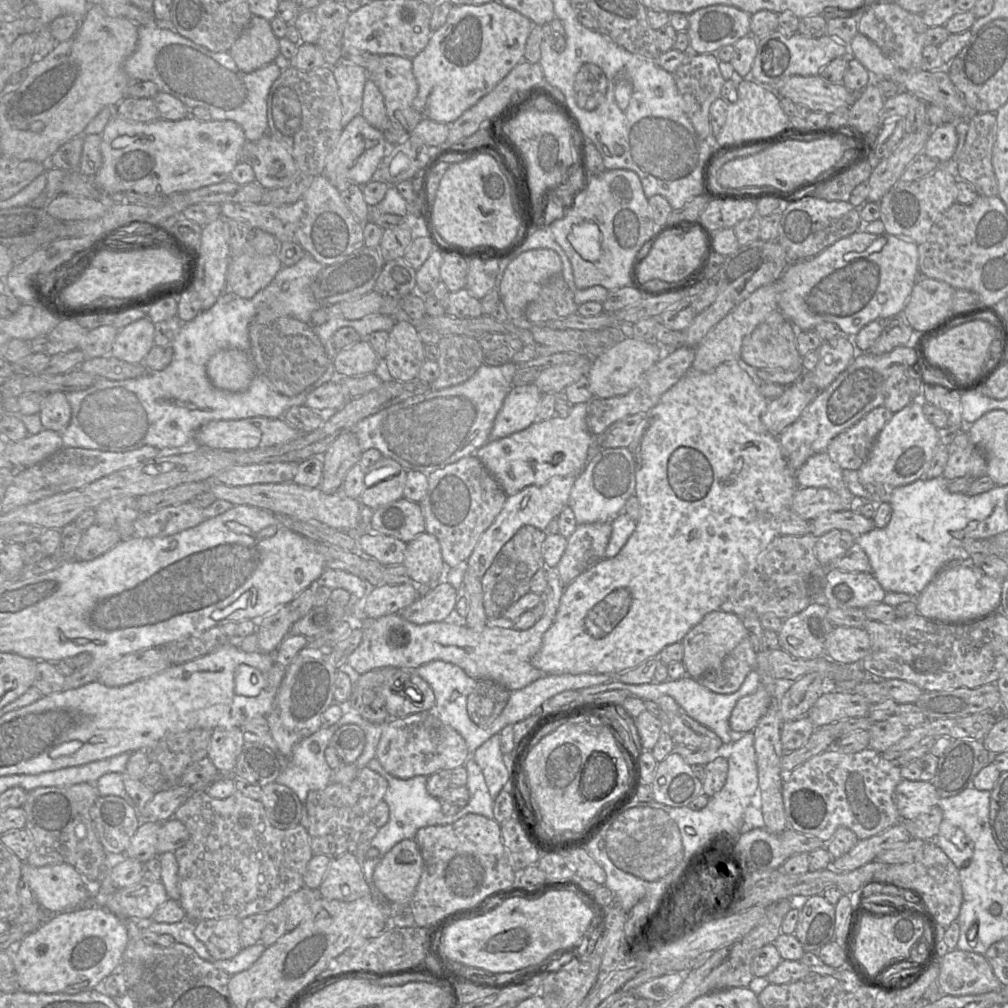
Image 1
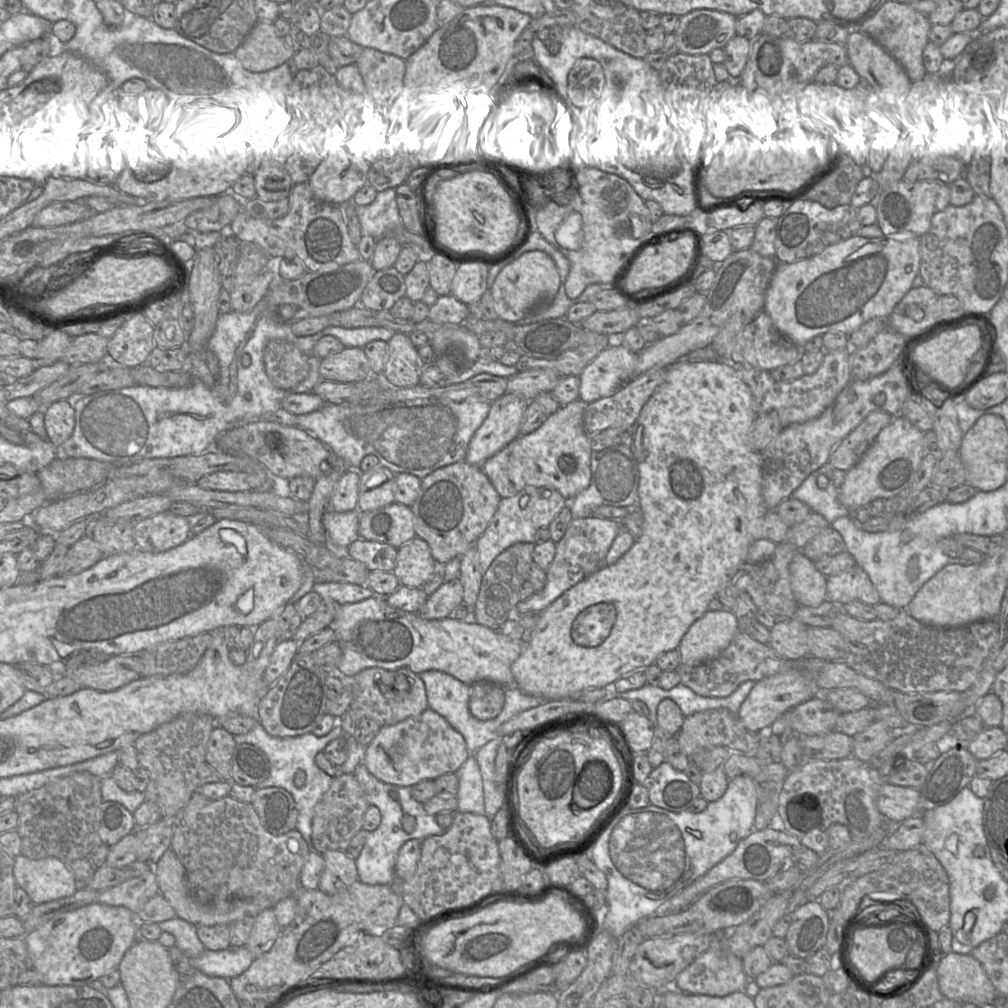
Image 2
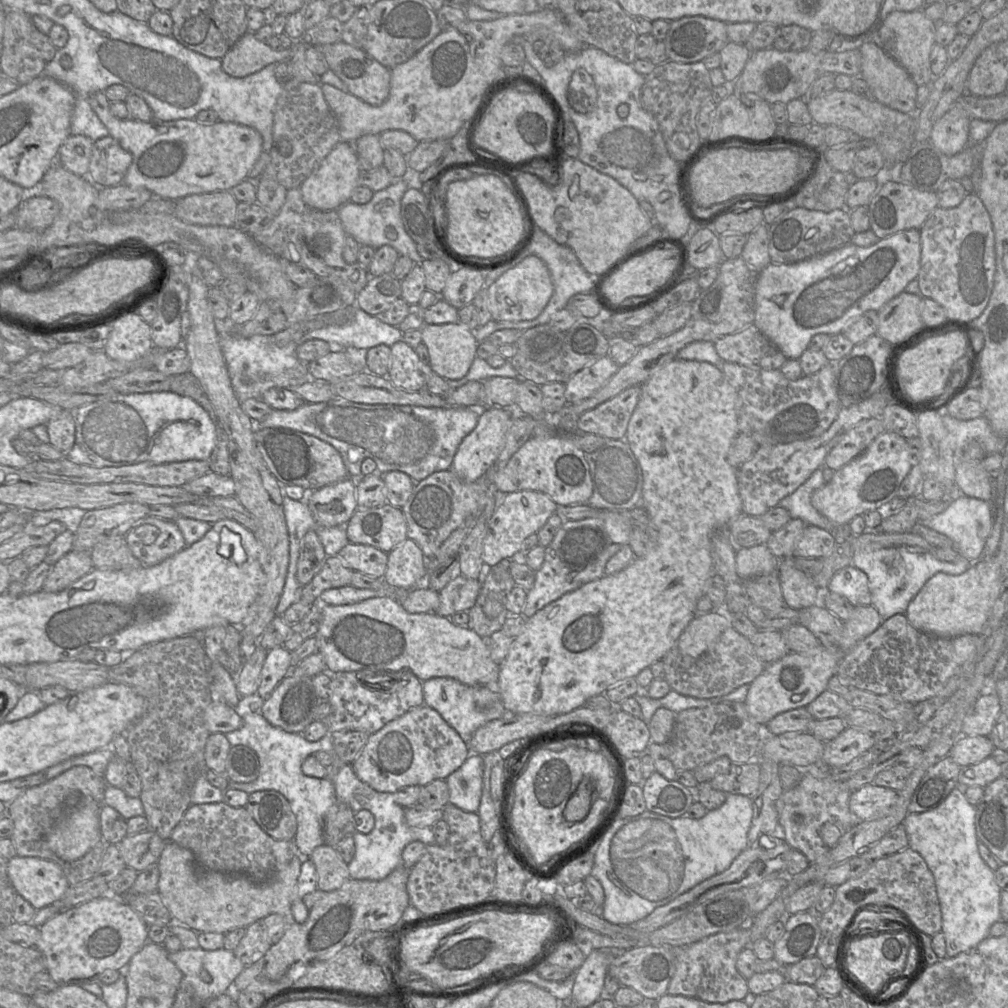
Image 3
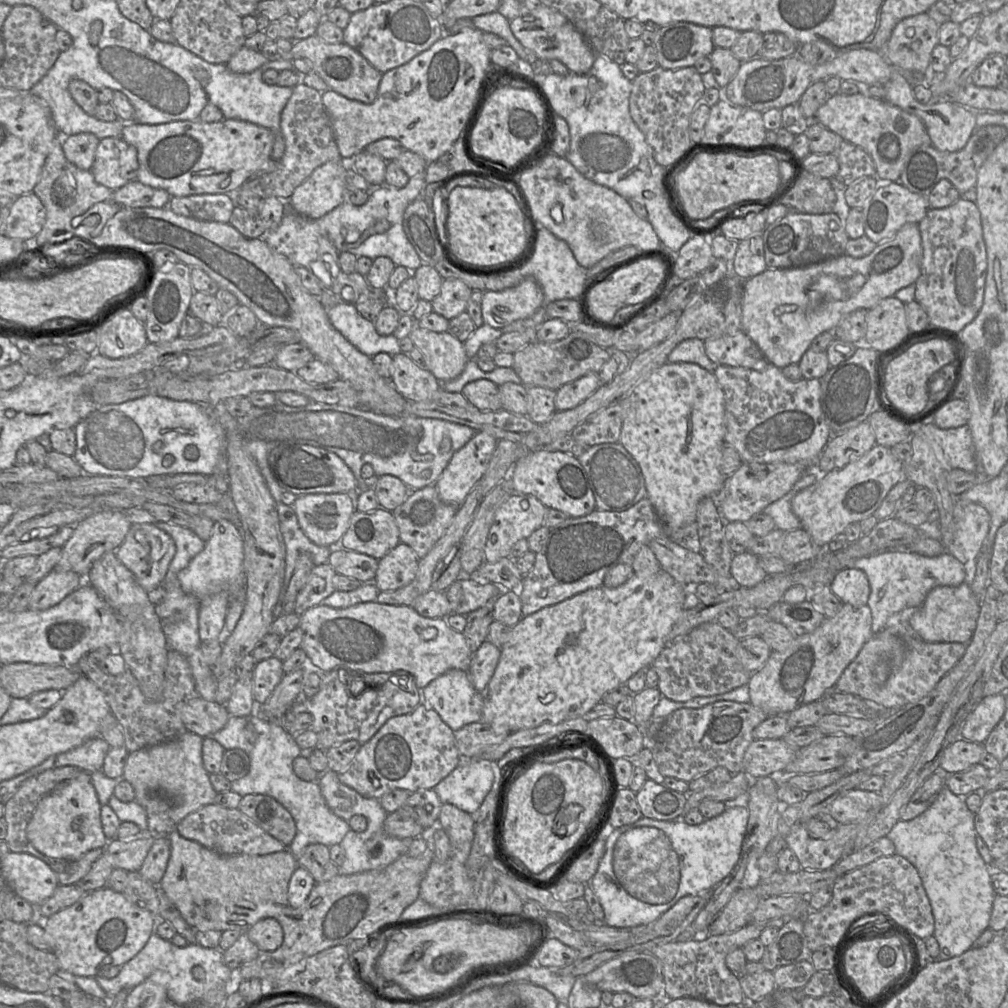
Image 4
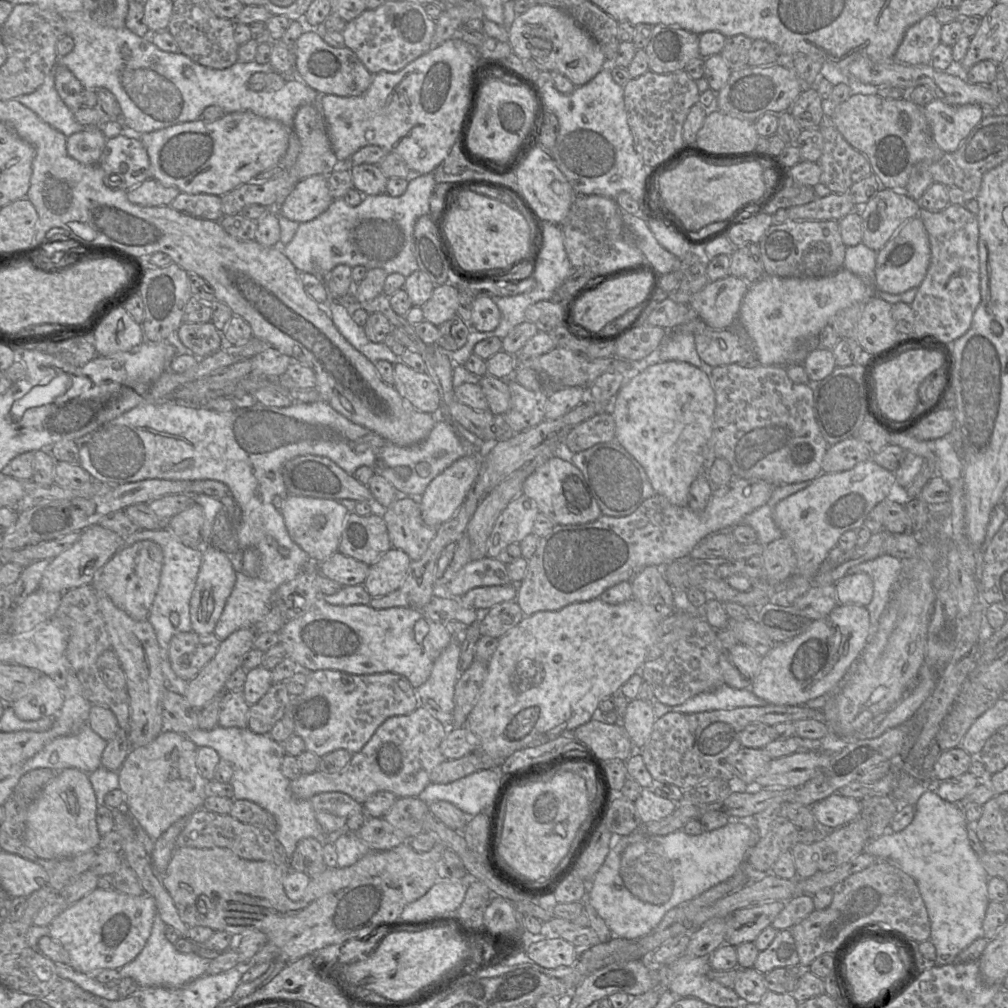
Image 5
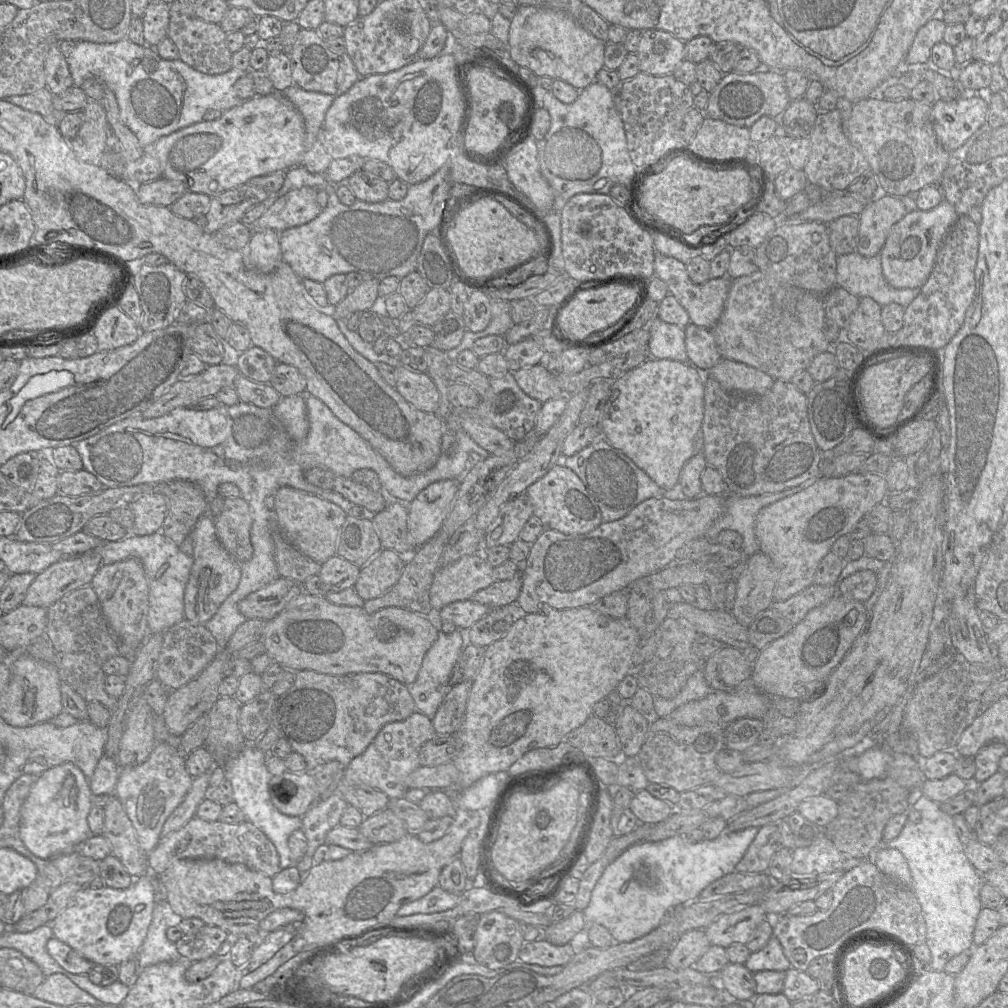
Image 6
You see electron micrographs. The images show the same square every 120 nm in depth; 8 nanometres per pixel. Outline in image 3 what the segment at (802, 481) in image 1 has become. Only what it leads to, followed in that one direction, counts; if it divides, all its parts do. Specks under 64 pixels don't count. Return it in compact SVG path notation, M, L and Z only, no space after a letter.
M821 466L793 493L782 498L777 505L788 510L791 518L799 518L806 525L818 526L831 532L837 524L819 513L811 504L812 493L823 485L823 467Z

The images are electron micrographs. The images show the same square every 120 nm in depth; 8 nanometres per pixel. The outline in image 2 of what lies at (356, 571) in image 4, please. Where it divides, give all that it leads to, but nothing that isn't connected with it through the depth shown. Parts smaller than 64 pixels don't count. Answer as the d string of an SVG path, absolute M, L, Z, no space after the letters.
M358 538L348 546L347 556L362 562L370 572L393 572L397 549L386 543Z

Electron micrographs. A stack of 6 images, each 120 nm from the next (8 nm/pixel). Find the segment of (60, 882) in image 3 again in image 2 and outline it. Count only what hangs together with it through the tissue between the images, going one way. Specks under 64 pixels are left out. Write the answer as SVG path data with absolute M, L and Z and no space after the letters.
M18 855L13 875L16 885L28 894L34 905L70 897L79 889L72 872L54 857L31 860Z

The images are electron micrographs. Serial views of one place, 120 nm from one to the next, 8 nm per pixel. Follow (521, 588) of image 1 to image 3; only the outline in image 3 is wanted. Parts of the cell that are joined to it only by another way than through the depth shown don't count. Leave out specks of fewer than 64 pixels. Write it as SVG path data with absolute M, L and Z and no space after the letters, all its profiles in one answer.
M504 558L490 568L481 583L474 606L468 611L467 627L483 639L501 630L509 616L506 601L515 587L510 573L512 561L513 558Z

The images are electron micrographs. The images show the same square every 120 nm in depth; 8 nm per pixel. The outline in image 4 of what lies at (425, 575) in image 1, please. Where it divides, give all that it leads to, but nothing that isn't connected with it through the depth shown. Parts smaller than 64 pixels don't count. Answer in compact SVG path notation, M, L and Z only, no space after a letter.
M400 542L378 561L374 585L380 592L407 586L416 576L419 560L410 546Z

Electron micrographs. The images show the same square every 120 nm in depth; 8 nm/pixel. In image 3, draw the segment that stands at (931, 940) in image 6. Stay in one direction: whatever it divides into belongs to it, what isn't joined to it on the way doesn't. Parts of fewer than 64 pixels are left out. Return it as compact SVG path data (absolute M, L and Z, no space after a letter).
M957 786L954 790L951 791L951 793L947 796L947 798L938 807L924 813L908 813L902 822L908 836L908 841L909 841L908 847L918 852L923 857L928 868L930 869L930 871L934 876L937 895L939 898L940 908L942 913L941 932L944 934L946 940L945 958L953 958L957 956L959 953L968 951L969 949L978 945L981 941L983 941L989 936L989 931L991 926L997 921L1001 920L1000 896L1002 890L999 888L998 884L996 883L995 872L991 870L991 868L985 863L985 861L982 859L978 851L978 838L975 827L976 806L973 806L968 802L965 796L966 788L967 787Z

